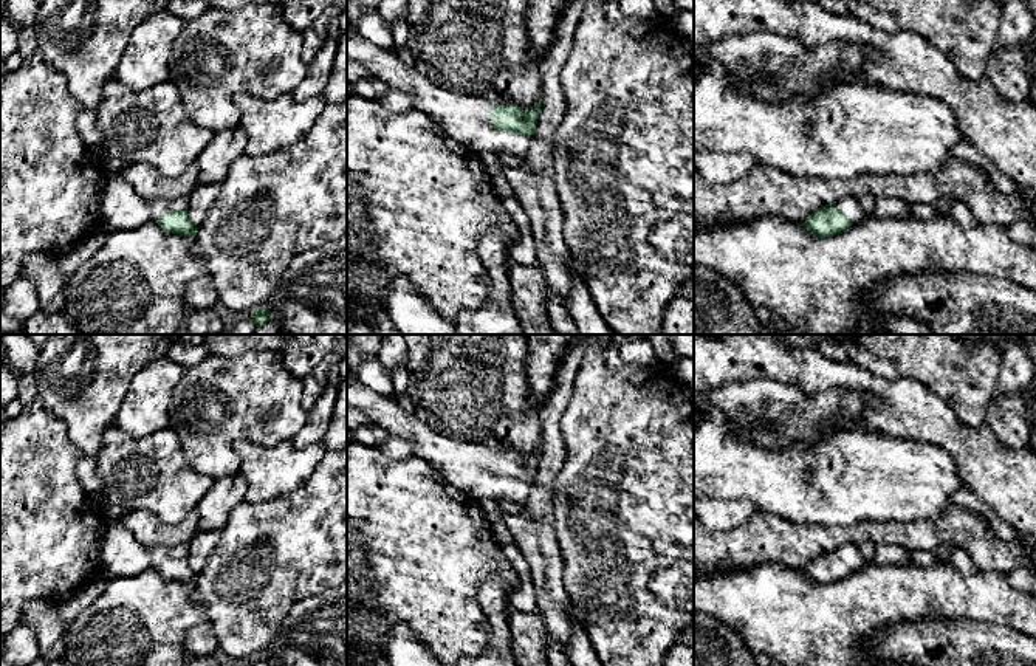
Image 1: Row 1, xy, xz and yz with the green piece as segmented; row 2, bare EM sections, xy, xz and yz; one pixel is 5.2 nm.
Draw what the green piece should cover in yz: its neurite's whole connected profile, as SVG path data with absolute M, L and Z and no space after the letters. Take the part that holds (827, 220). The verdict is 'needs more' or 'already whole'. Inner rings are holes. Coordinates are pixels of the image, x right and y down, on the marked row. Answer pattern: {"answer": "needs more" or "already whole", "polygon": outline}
{"answer": "needs more", "polygon": "M844 197L816 209L802 225L815 237L828 237L847 231L863 218L861 201L853 197Z"}

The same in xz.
{"answer": "needs more", "polygon": "M347 36L347 59L362 64L376 79L413 99L413 108L429 115L469 153L525 156L534 141L540 99L530 108L491 104L461 96L426 81L415 67L404 65L387 51L361 37Z"}

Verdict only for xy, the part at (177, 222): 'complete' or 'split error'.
split error

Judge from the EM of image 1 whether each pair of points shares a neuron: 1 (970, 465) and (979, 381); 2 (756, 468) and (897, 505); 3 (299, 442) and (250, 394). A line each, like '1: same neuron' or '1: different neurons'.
1: different neurons
2: same neuron
3: different neurons

